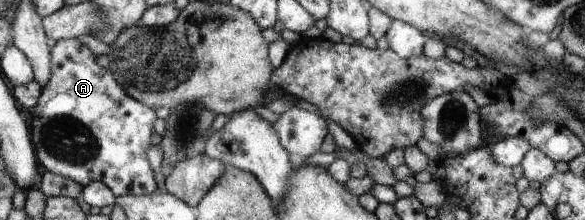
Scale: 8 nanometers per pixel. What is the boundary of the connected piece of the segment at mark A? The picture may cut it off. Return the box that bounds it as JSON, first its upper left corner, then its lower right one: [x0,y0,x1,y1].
[30,38,157,197]

